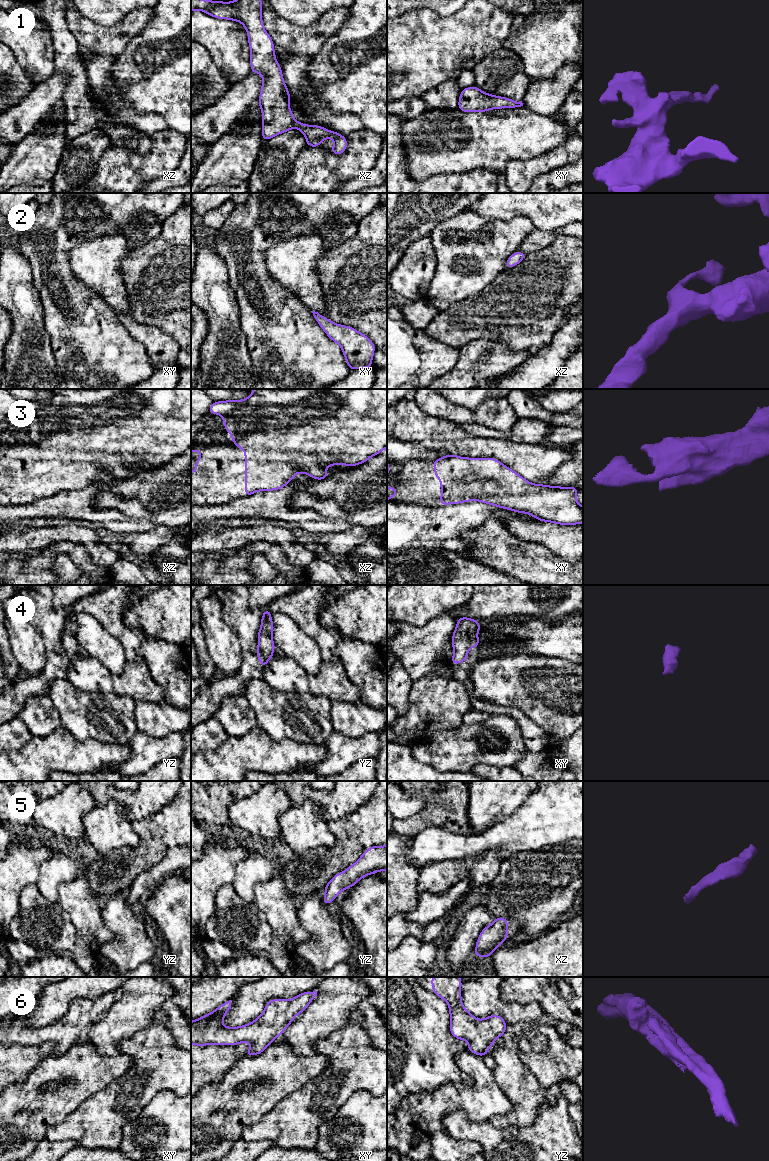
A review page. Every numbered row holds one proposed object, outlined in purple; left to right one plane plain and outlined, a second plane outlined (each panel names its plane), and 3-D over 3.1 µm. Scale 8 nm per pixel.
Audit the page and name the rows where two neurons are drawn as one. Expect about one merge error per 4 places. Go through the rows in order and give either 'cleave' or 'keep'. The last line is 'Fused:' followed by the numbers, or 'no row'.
1: keep
2: keep
3: keep
4: keep
5: keep
6: keep
Fused: no row

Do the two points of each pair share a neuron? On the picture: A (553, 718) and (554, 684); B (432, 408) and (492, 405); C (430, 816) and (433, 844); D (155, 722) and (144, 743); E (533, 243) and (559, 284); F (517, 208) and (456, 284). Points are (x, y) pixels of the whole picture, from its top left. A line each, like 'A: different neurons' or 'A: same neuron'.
A: same neuron
B: same neuron
C: different neurons
D: different neurons
E: different neurons
F: different neurons

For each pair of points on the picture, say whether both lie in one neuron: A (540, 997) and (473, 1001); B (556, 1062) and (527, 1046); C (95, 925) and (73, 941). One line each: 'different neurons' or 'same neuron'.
A: different neurons
B: same neuron
C: different neurons

